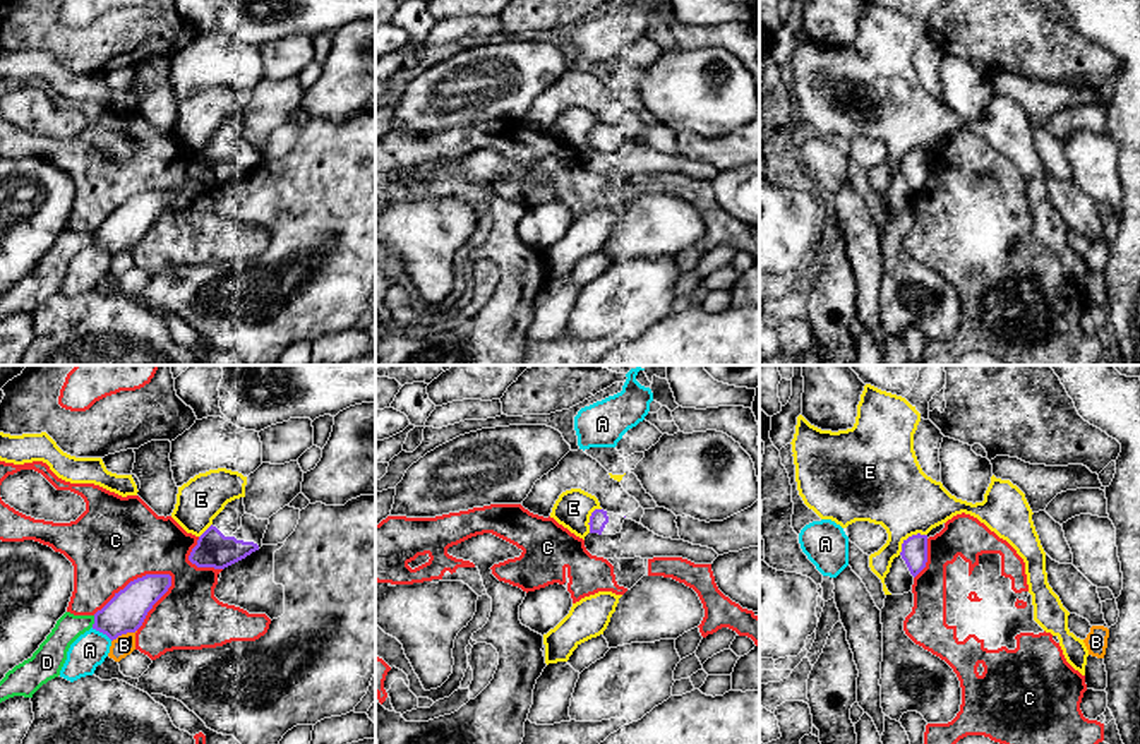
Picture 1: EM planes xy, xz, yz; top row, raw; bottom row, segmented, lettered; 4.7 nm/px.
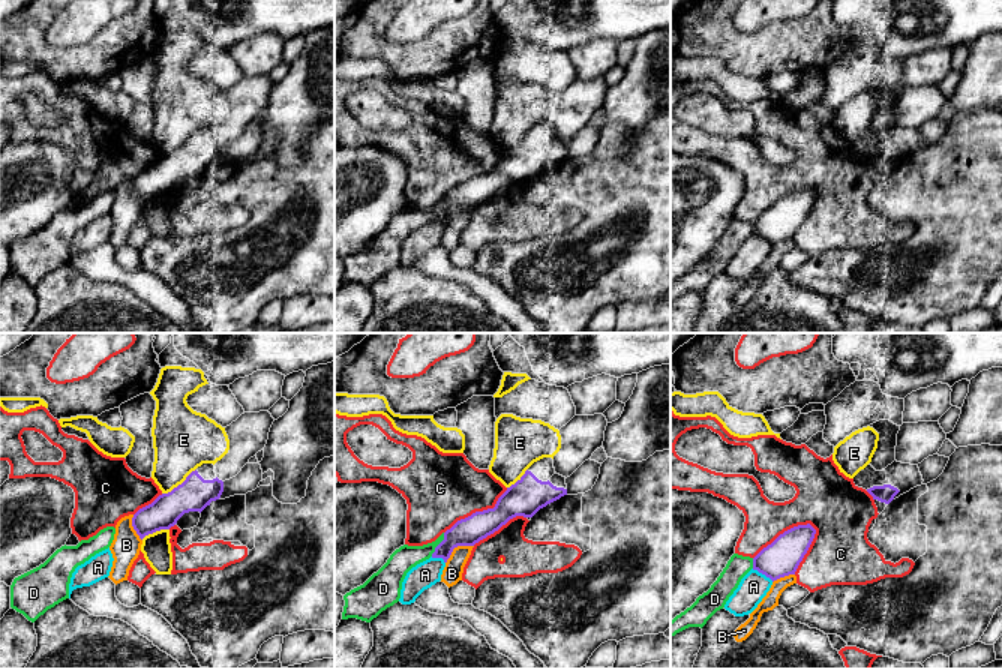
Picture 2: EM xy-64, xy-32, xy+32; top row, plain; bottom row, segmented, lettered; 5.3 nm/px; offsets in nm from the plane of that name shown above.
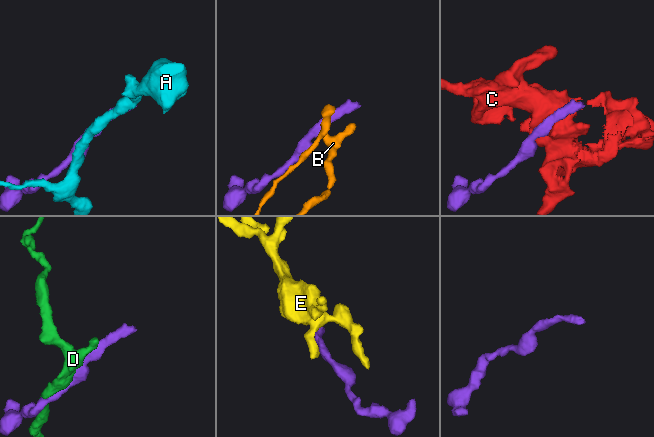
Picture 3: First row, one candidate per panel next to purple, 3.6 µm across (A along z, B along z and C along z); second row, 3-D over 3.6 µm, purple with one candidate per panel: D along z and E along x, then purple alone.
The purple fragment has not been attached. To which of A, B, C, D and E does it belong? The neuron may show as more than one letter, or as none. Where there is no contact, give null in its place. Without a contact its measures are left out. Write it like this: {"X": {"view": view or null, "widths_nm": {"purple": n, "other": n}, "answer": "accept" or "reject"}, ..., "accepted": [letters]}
{"A": {"view": "xy", "widths_nm": {"purple": 190, "other": 160}, "answer": "reject"}, "B": {"view": "xy", "widths_nm": {"purple": 190, "other": 100}, "answer": "reject"}, "C": {"view": "xy", "widths_nm": {"purple": 190, "other": 400}, "answer": "reject"}, "D": {"view": "xy", "widths_nm": {"purple": 190, "other": 140}, "answer": "reject"}, "E": {"view": "yz", "widths_nm": {"purple": 130, "other": 340}, "answer": "reject"}, "accepted": []}

